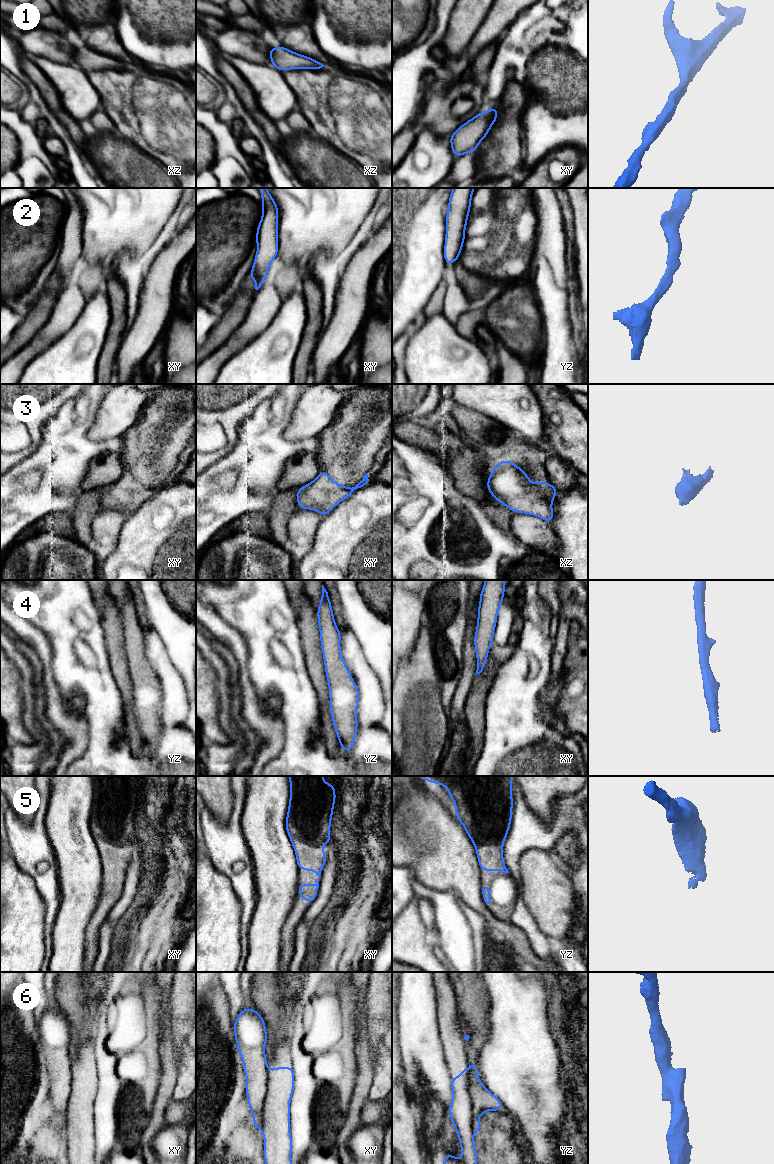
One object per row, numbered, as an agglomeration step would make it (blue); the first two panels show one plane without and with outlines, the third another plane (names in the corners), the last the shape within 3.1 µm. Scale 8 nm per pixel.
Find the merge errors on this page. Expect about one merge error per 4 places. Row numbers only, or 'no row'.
6

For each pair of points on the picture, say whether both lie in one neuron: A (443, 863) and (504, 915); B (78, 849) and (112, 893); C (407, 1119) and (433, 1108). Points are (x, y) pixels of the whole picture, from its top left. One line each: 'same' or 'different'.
A: different
B: different
C: different

